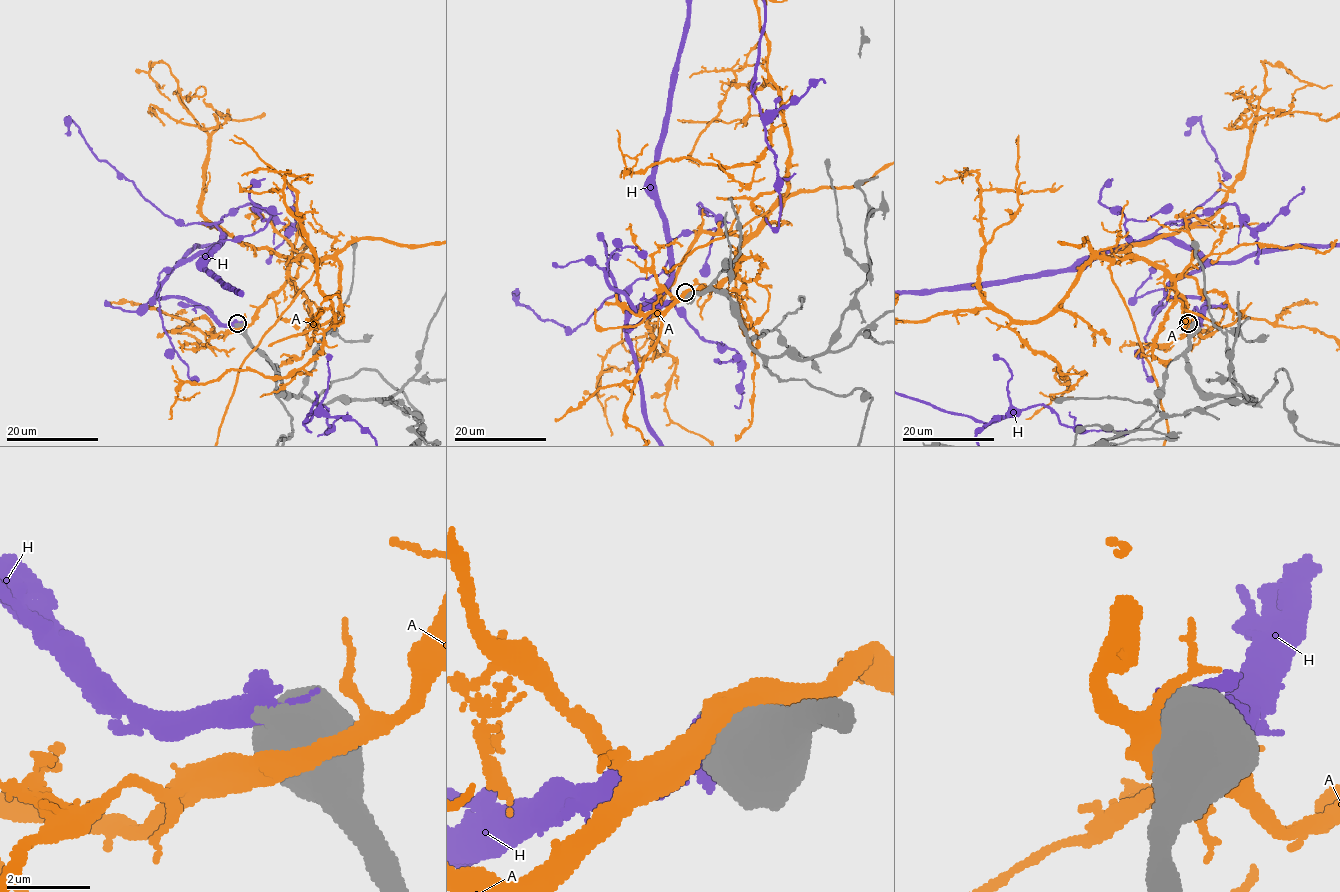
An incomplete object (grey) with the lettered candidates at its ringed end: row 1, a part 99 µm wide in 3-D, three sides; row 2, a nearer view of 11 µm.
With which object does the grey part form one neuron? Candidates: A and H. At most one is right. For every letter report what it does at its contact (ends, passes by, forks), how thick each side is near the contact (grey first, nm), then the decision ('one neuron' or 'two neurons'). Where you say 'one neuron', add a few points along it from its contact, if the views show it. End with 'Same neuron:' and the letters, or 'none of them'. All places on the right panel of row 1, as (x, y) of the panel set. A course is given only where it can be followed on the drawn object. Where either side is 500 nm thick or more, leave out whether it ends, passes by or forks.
A: 850 nm thick on the grey side, 440 nm on the other; two neurons
H: 850 nm thick on the grey side, 550 nm on the other; one neuron
Same neuron: H

